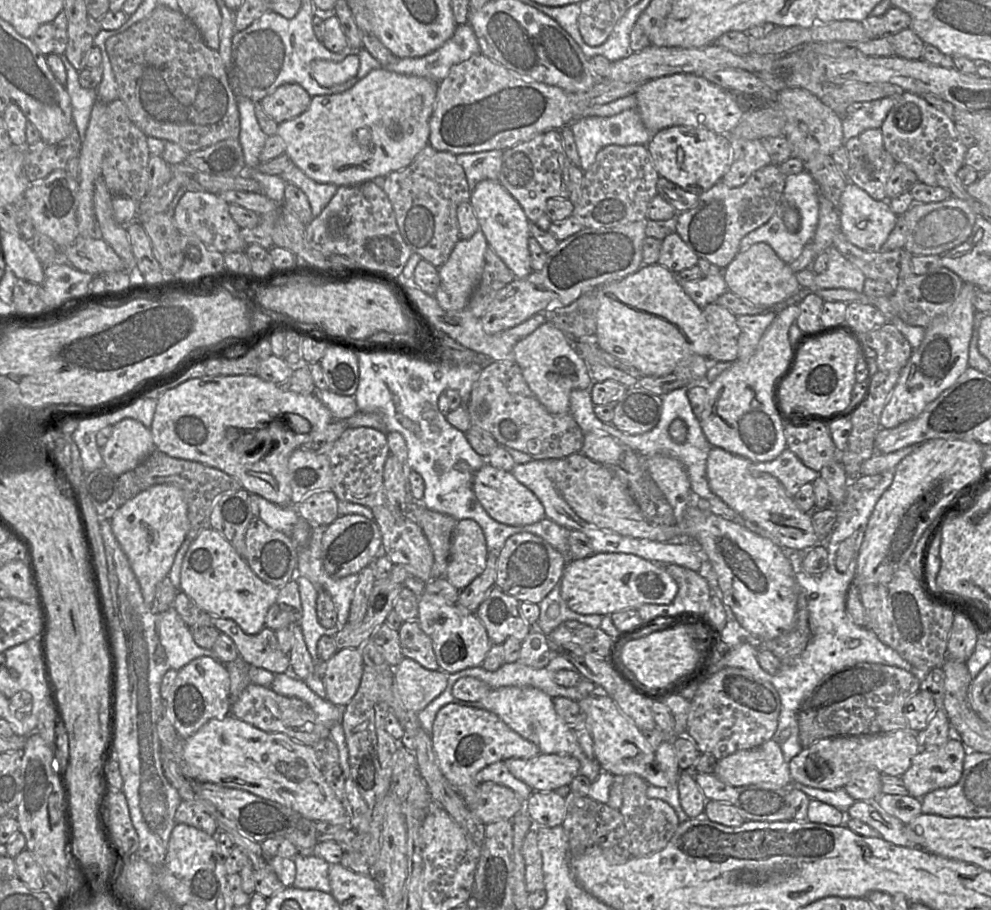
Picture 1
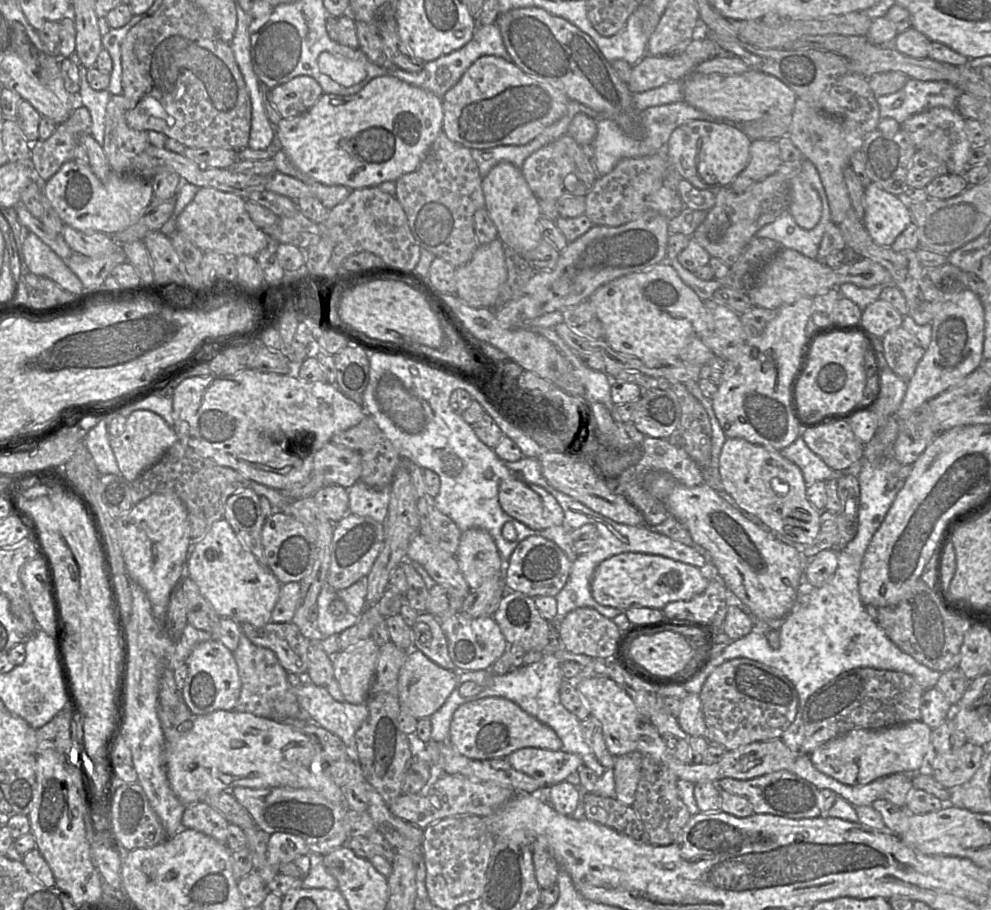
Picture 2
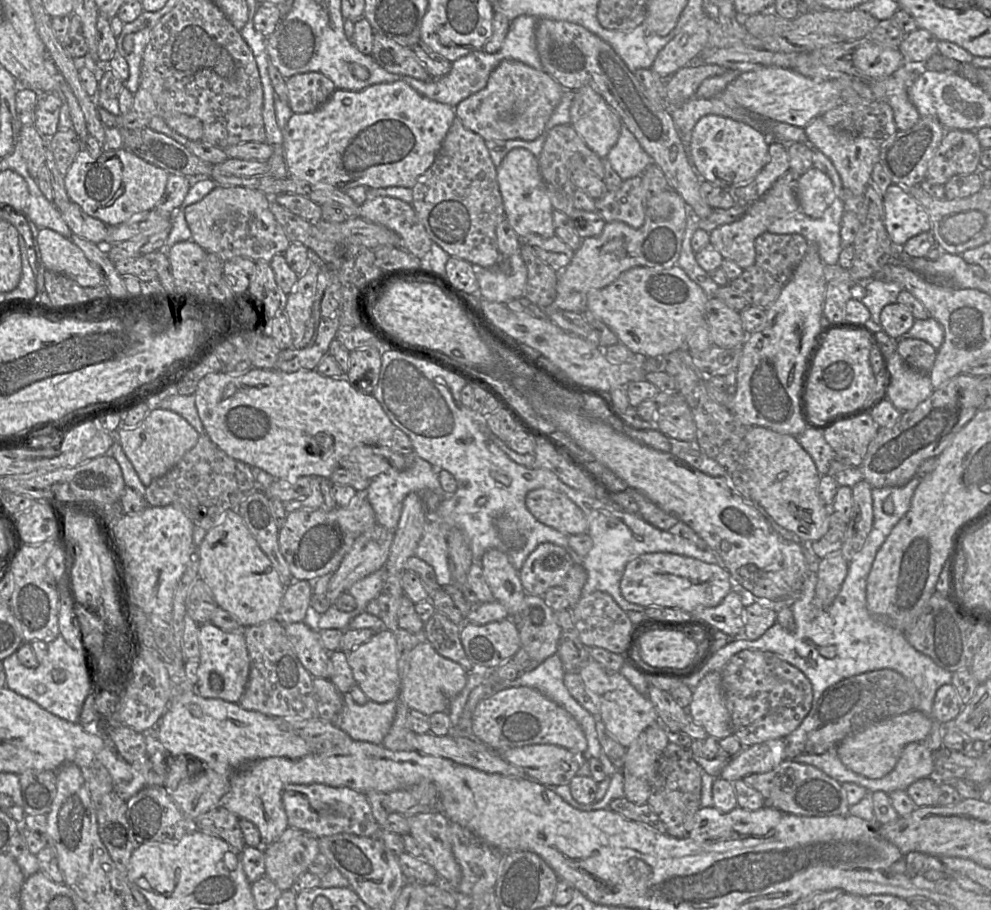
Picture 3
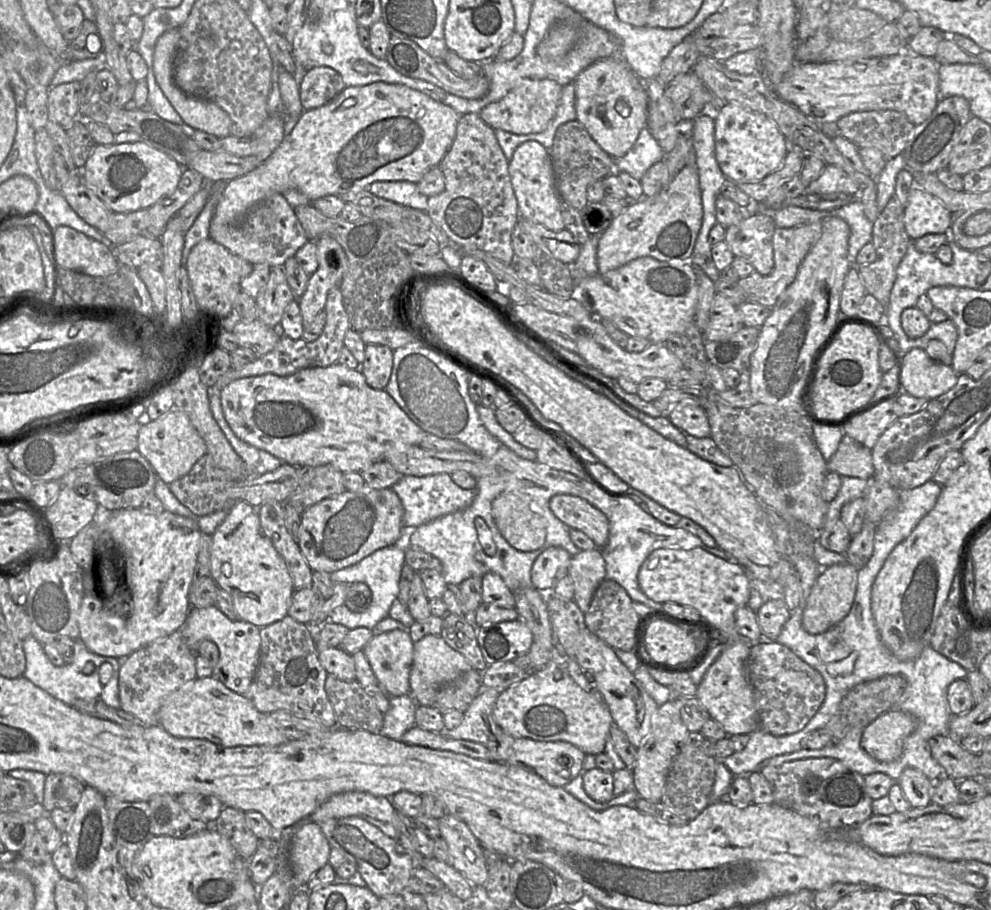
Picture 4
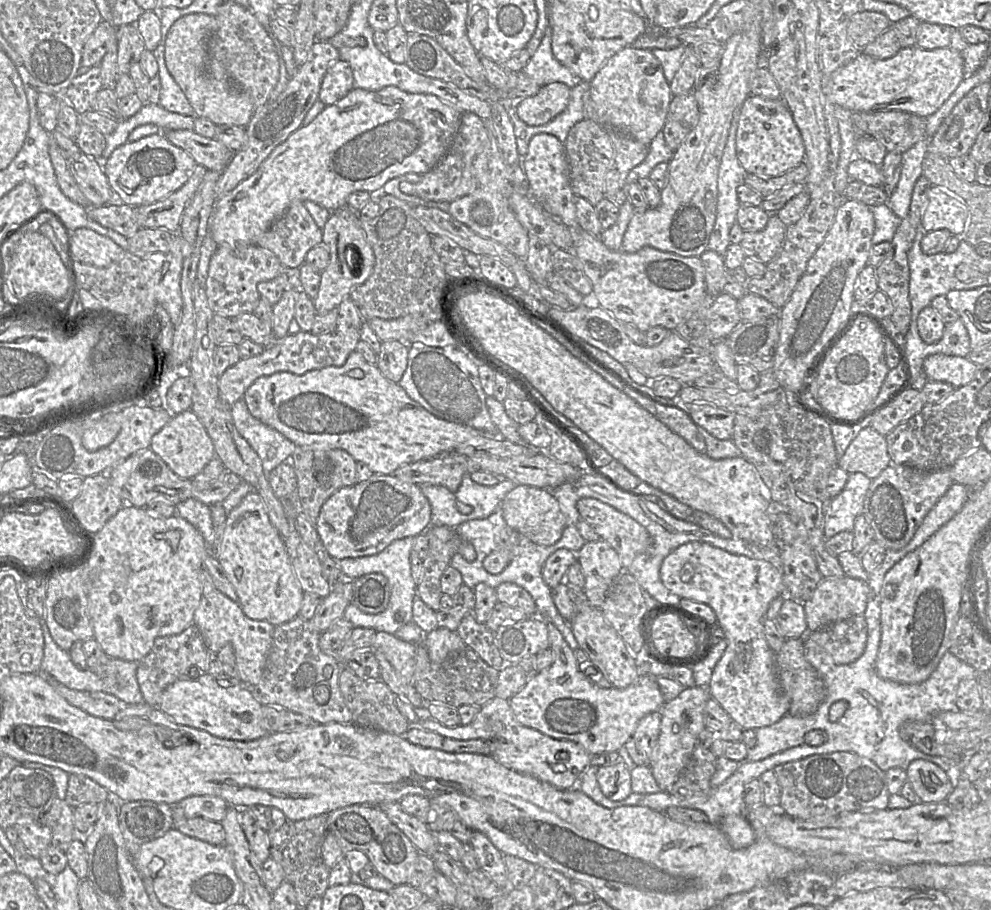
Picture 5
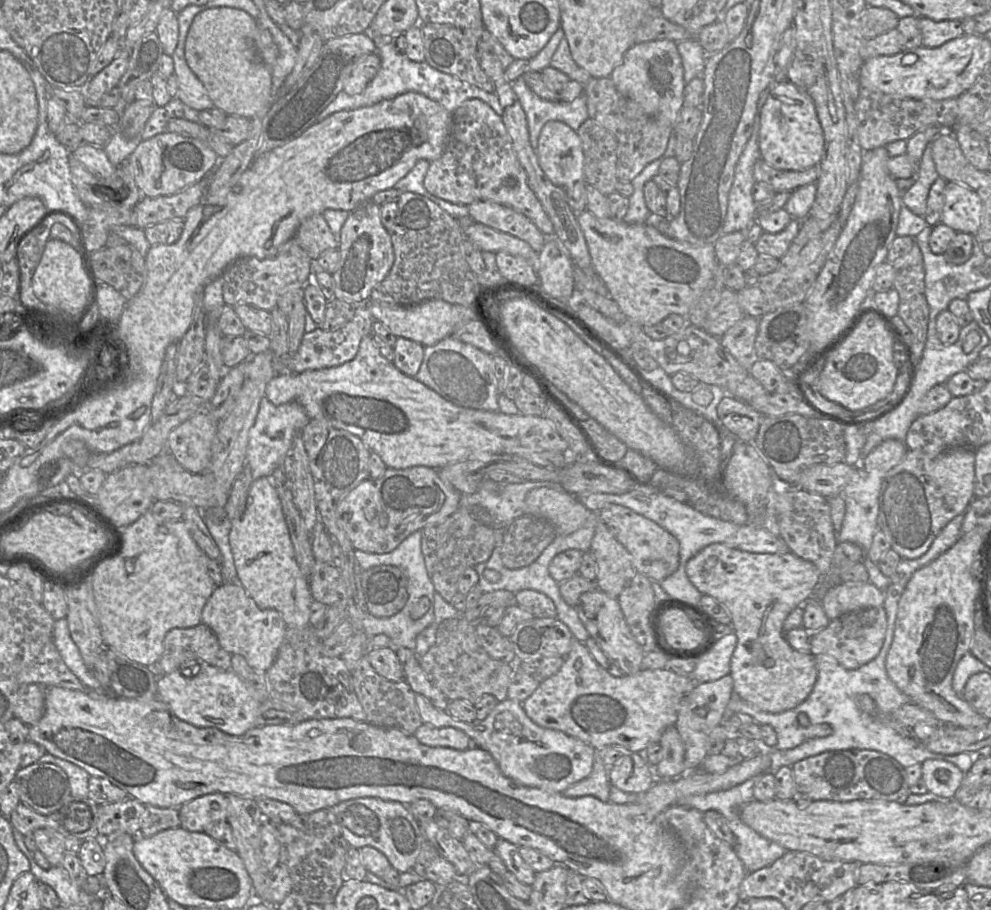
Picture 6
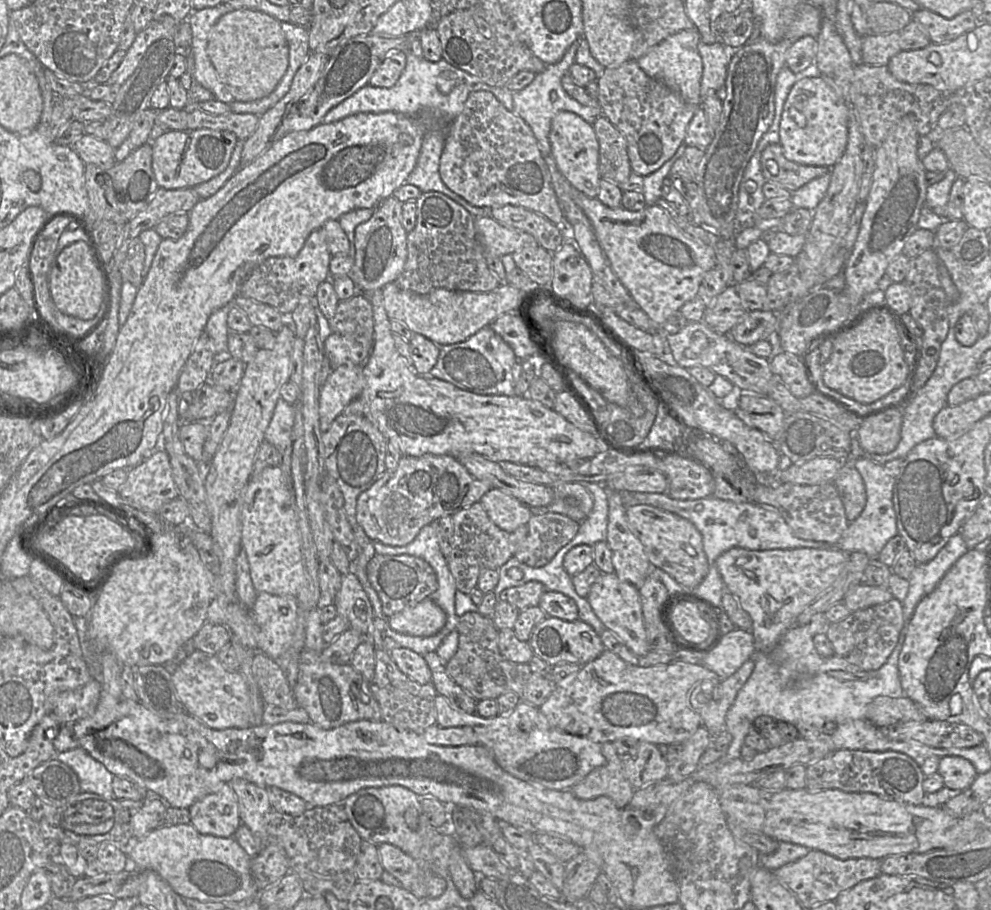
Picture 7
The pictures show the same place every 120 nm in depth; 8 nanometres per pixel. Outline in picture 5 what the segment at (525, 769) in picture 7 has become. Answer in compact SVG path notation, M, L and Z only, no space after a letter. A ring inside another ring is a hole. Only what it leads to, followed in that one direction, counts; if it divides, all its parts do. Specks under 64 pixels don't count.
M396 696L395 704L411 726L436 732L456 740L482 739L490 746L490 755L500 764L516 772L532 776L559 790L574 788L594 755L589 754L580 744L570 740L558 740L535 729L520 724L510 707L509 700L498 696L480 707L475 718L467 725L448 727L430 718L426 707L415 708L406 700Z

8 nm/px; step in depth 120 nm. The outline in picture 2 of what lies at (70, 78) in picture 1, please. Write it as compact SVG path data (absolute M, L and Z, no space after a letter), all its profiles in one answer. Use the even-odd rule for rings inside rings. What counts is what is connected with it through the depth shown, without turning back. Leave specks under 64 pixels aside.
M74 53L68 58L79 70L80 90L78 93L78 105L88 109L91 116L91 127L89 133L102 145L105 132L106 107L111 98L107 90L96 91L92 89L86 79L87 68L85 68L77 55Z

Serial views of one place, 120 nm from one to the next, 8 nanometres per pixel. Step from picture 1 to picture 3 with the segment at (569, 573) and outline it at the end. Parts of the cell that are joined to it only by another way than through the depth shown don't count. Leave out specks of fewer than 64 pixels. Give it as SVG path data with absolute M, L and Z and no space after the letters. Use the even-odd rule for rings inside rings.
M665 552L642 554L635 557L625 566L619 589L622 597L632 604L643 607L667 607L692 613L696 609L715 607L721 603L732 590L729 572L718 565L708 564L700 560Z

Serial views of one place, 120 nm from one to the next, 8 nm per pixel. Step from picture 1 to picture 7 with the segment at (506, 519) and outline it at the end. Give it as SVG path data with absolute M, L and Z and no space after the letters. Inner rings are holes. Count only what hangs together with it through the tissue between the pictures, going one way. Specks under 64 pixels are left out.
M651 505L629 506L626 515L631 532L642 543L652 566L668 573L686 589L694 589L702 582L710 564L703 549L702 536L692 522Z

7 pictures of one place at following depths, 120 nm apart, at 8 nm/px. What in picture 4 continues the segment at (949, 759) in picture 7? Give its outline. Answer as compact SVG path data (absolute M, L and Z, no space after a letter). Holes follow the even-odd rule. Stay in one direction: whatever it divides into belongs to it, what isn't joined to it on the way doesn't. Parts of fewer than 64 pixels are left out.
M906 768L896 781L911 808L923 808L931 804L930 792L933 781L920 770Z

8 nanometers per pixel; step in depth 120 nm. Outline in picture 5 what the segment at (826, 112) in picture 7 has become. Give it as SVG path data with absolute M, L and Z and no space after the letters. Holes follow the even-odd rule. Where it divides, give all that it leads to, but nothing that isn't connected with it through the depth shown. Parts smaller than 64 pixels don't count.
M749 96L738 109L737 117L736 155L746 173L772 177L805 161L805 147L800 130L782 98Z

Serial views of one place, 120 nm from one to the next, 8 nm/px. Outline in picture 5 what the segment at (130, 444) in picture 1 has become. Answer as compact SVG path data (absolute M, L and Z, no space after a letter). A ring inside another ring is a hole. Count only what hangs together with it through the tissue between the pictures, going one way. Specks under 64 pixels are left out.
M191 409L172 416L152 437L149 448L156 453L177 476L184 479L195 477L216 456L210 436Z

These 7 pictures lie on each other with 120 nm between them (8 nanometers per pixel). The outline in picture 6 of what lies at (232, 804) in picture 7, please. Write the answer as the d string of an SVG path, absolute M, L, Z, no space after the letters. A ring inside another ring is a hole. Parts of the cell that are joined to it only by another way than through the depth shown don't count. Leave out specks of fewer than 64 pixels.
M202 795L179 808L180 826L191 832L204 832L208 825L227 820L227 809L227 795Z

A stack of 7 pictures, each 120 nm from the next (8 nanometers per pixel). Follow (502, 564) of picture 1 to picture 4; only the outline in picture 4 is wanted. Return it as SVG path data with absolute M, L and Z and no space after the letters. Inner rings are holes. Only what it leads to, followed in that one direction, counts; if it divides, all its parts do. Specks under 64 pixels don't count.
M549 547L534 561L531 568L533 588L539 592L552 589L555 583L567 575L571 556L563 548Z

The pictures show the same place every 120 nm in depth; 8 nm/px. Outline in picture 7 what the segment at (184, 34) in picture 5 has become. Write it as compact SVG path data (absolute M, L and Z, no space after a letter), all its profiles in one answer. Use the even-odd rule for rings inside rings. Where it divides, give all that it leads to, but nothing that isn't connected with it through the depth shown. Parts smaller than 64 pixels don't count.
M240 9L223 15L211 28L206 54L218 80L224 84L233 101L264 98L283 78L289 65L289 47L281 24L263 12Z

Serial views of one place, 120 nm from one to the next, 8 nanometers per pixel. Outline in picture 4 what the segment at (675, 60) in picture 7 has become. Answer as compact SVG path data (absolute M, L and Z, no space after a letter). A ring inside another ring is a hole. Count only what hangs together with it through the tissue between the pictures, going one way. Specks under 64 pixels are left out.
M619 55L595 61L580 72L573 84L576 121L583 124L595 142L613 159L622 157L648 124L649 99L644 81Z

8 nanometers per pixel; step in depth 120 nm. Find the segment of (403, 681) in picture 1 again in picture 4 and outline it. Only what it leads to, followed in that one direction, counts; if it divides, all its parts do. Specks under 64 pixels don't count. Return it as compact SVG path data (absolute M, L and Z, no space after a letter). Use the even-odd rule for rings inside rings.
M426 635L414 643L409 694L418 706L433 706L438 690L470 669L472 667L466 658L450 647L440 635Z

